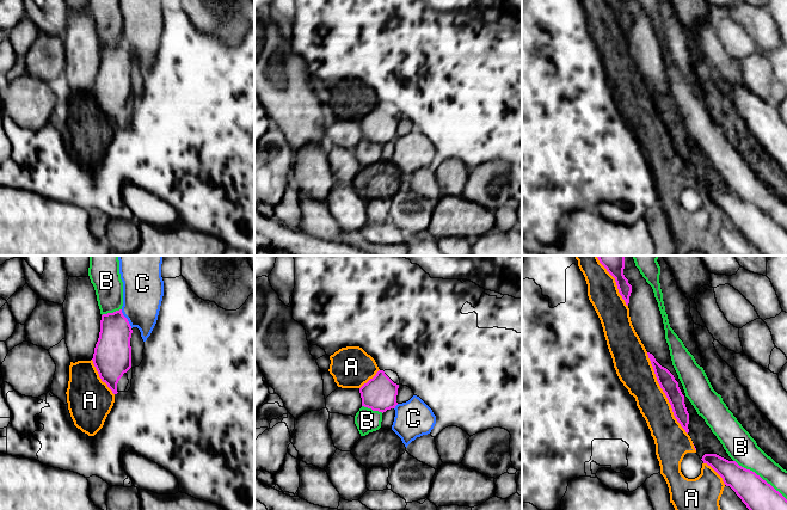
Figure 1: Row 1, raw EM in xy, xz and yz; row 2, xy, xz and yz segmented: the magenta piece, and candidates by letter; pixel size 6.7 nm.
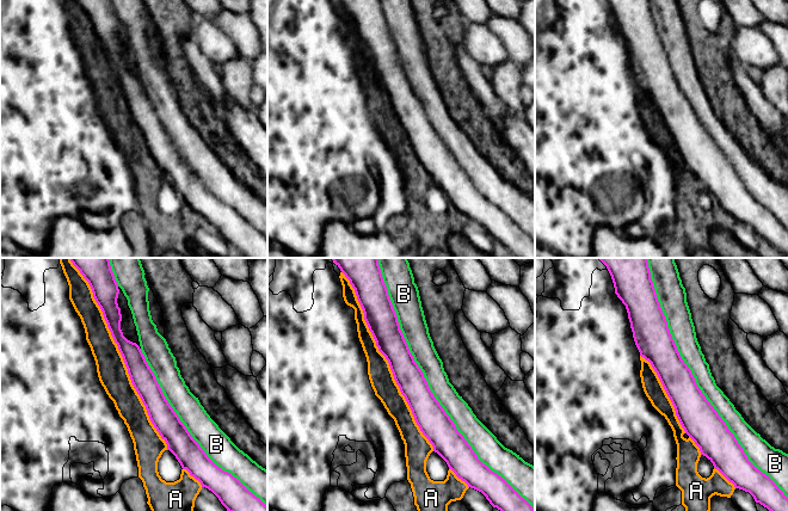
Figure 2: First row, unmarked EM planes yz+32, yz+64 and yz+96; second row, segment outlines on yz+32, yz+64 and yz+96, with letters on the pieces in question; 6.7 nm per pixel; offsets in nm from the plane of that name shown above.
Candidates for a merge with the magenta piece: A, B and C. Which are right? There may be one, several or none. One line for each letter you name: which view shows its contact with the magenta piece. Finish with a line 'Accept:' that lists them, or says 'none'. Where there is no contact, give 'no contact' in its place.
Accept: none

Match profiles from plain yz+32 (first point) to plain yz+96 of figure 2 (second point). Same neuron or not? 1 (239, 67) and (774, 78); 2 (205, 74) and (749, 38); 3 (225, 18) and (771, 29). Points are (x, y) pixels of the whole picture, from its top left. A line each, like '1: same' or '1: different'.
1: same
2: different
3: same

